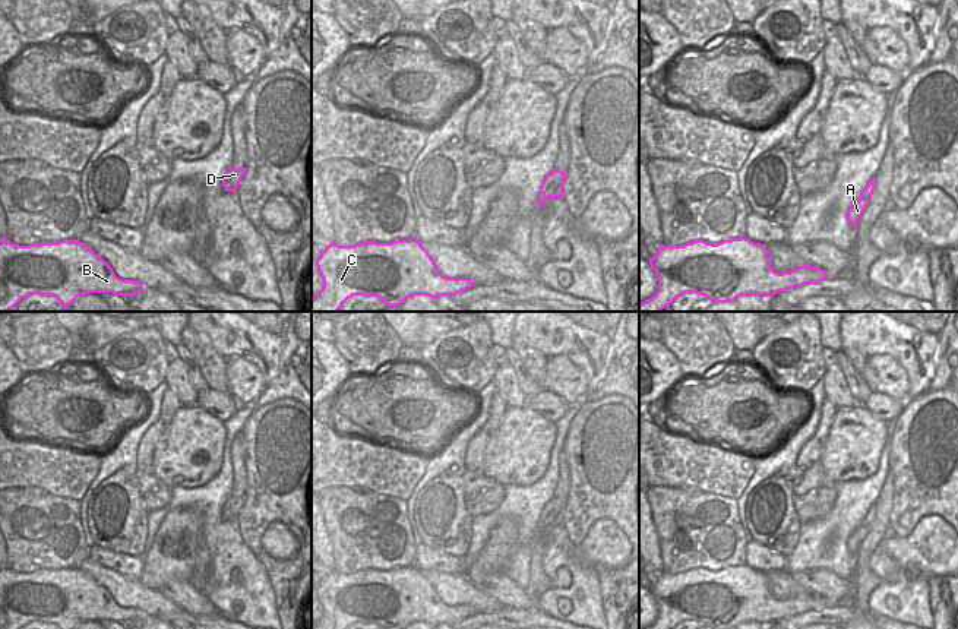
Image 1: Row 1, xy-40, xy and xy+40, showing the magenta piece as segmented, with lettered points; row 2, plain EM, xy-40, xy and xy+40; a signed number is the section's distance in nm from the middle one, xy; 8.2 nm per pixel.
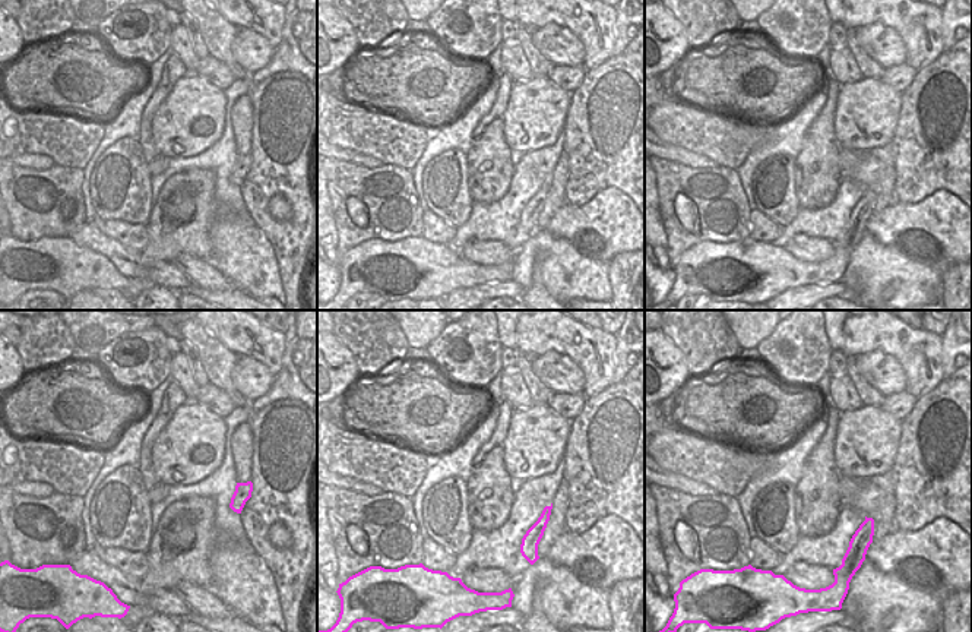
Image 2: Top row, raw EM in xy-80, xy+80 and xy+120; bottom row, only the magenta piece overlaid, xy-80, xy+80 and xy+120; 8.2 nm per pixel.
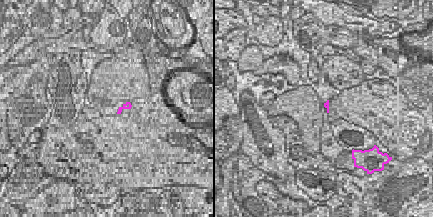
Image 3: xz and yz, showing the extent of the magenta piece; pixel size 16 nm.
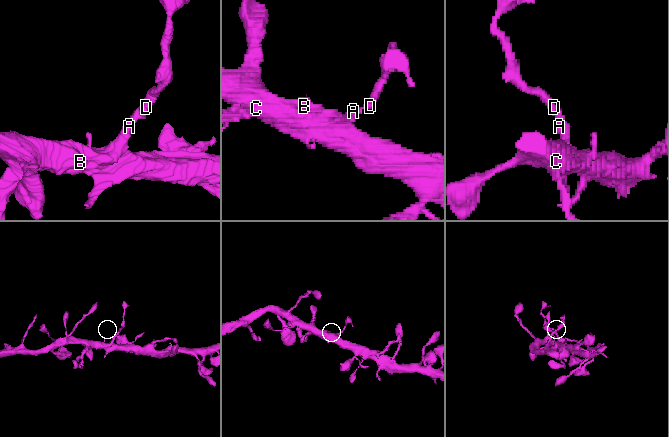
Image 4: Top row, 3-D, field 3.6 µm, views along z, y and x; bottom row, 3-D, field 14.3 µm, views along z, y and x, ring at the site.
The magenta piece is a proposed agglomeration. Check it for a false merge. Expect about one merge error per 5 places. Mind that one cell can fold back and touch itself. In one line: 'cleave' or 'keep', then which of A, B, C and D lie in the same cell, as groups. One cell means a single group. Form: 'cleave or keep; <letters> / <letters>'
keep; A B C D

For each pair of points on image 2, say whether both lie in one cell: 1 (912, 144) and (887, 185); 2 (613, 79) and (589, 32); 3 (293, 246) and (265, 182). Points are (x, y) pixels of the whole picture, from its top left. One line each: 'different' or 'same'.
1: different
2: different
3: same

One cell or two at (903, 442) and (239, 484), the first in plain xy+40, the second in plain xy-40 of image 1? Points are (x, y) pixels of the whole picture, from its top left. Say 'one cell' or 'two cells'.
two cells

